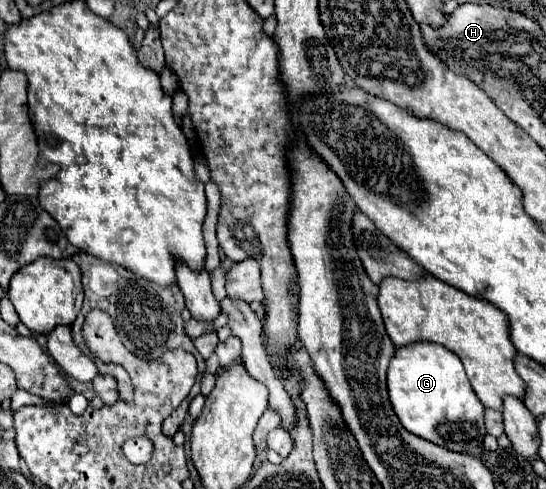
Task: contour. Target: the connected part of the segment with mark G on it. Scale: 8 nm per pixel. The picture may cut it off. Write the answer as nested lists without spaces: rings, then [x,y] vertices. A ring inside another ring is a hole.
[[[430,341],[398,347],[388,365],[388,395],[394,413],[410,433],[460,453],[482,447],[484,405],[472,393],[462,361],[446,347]]]

